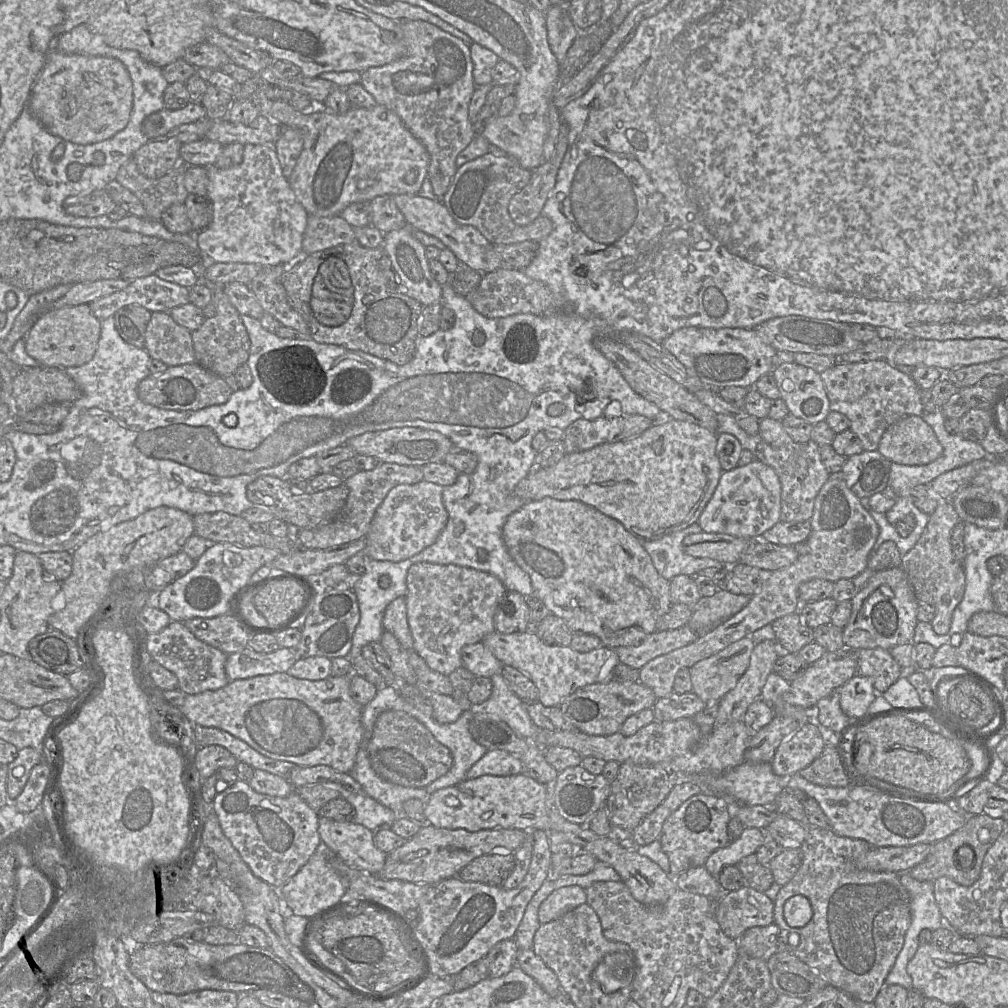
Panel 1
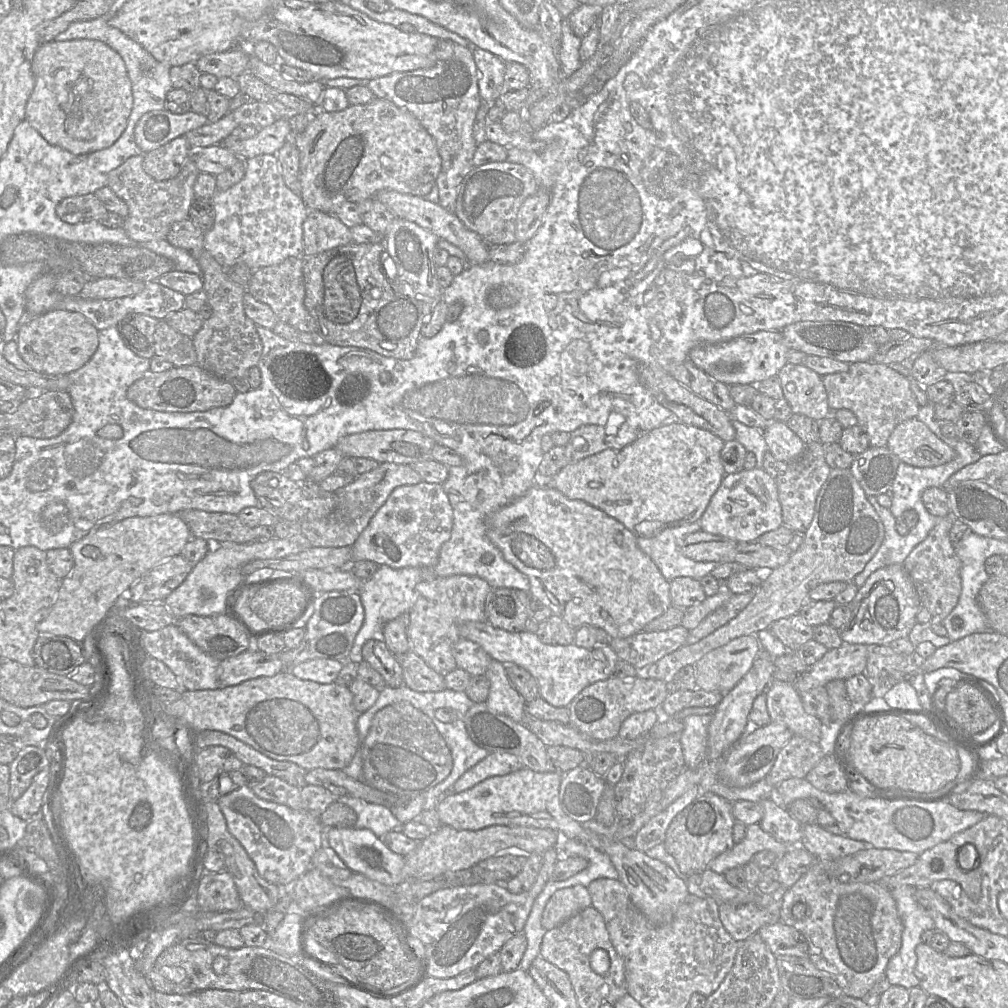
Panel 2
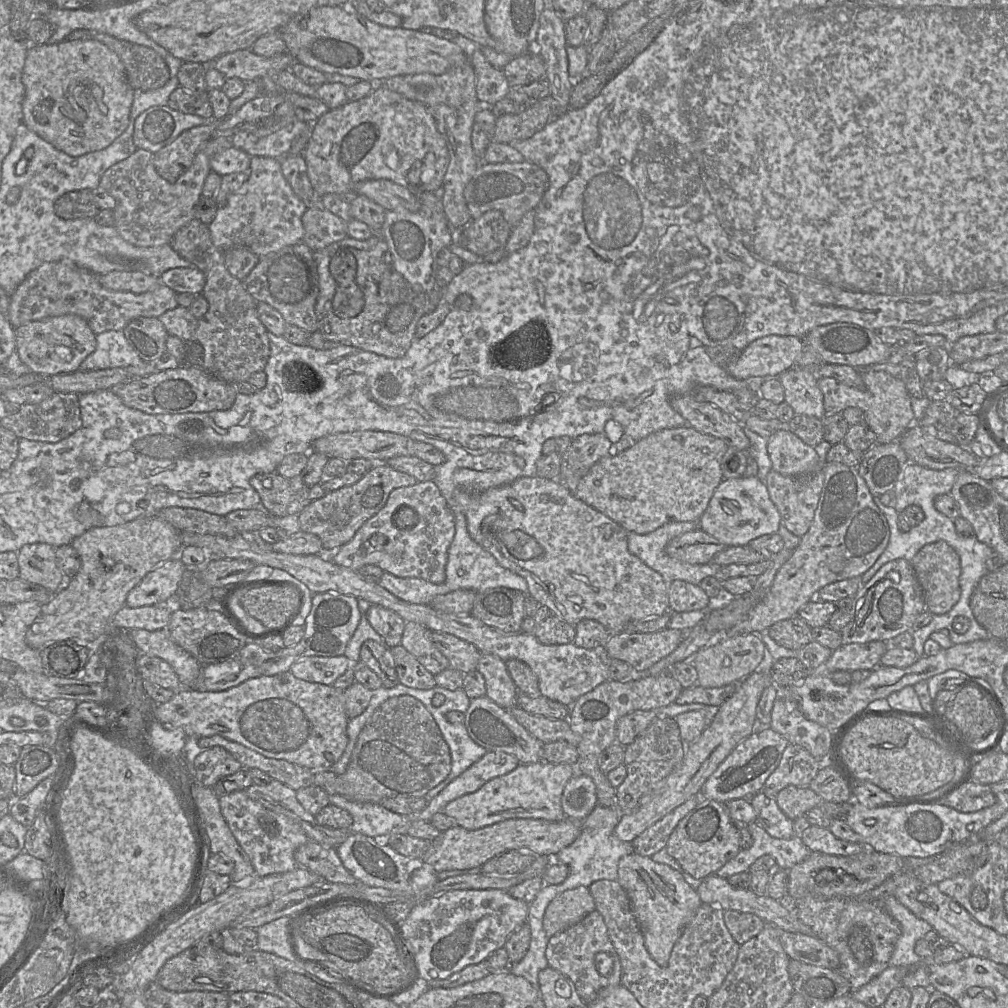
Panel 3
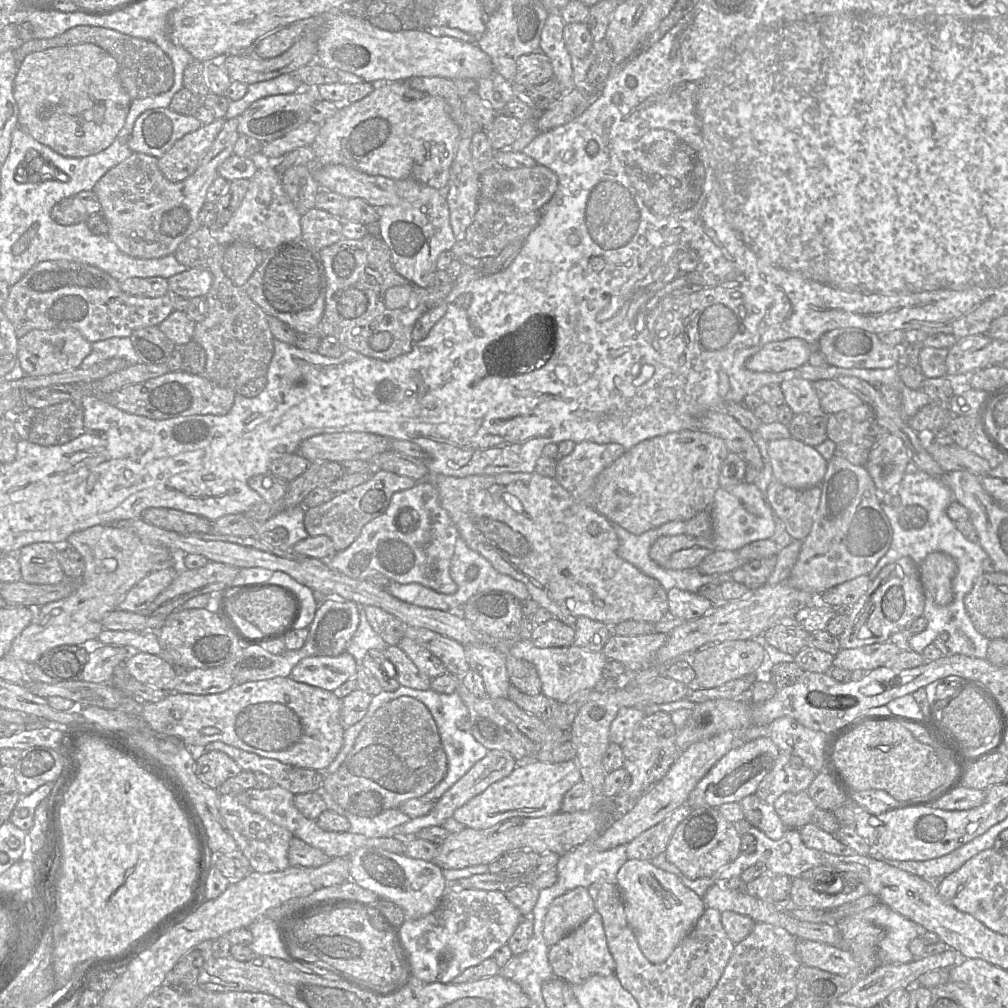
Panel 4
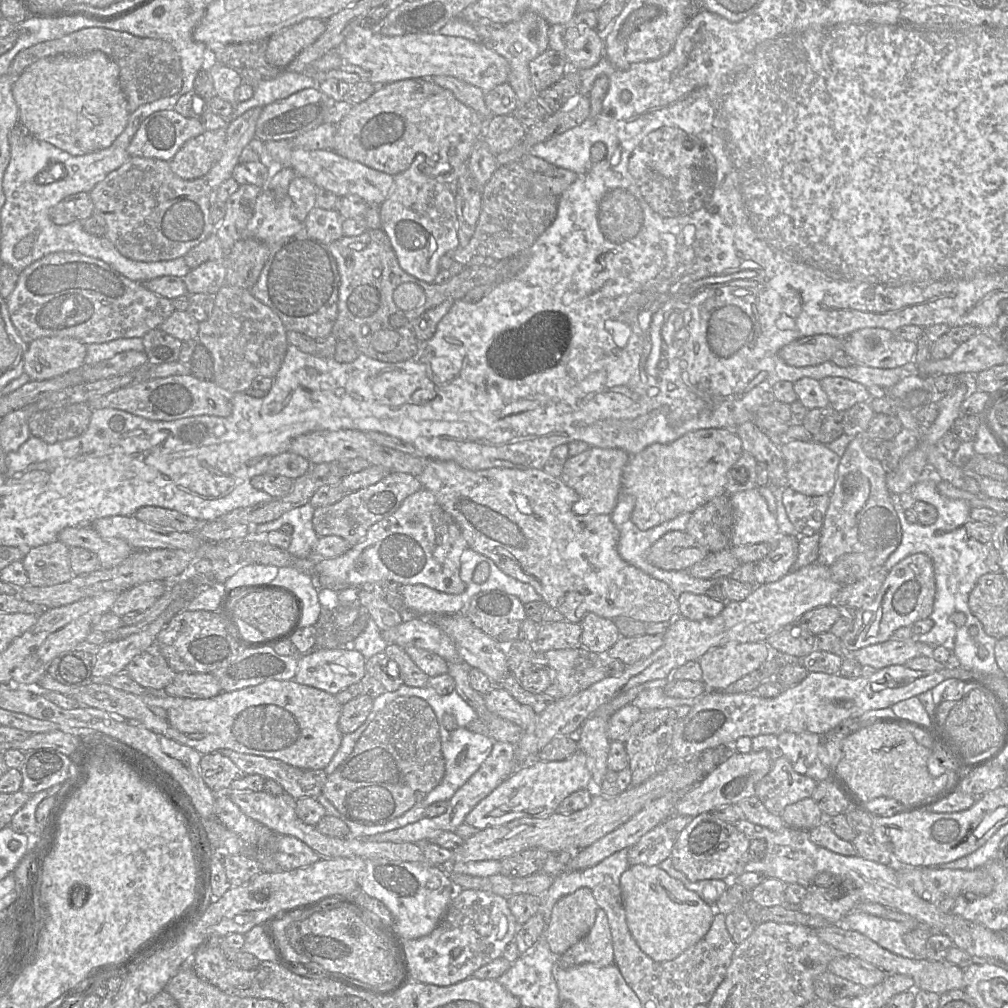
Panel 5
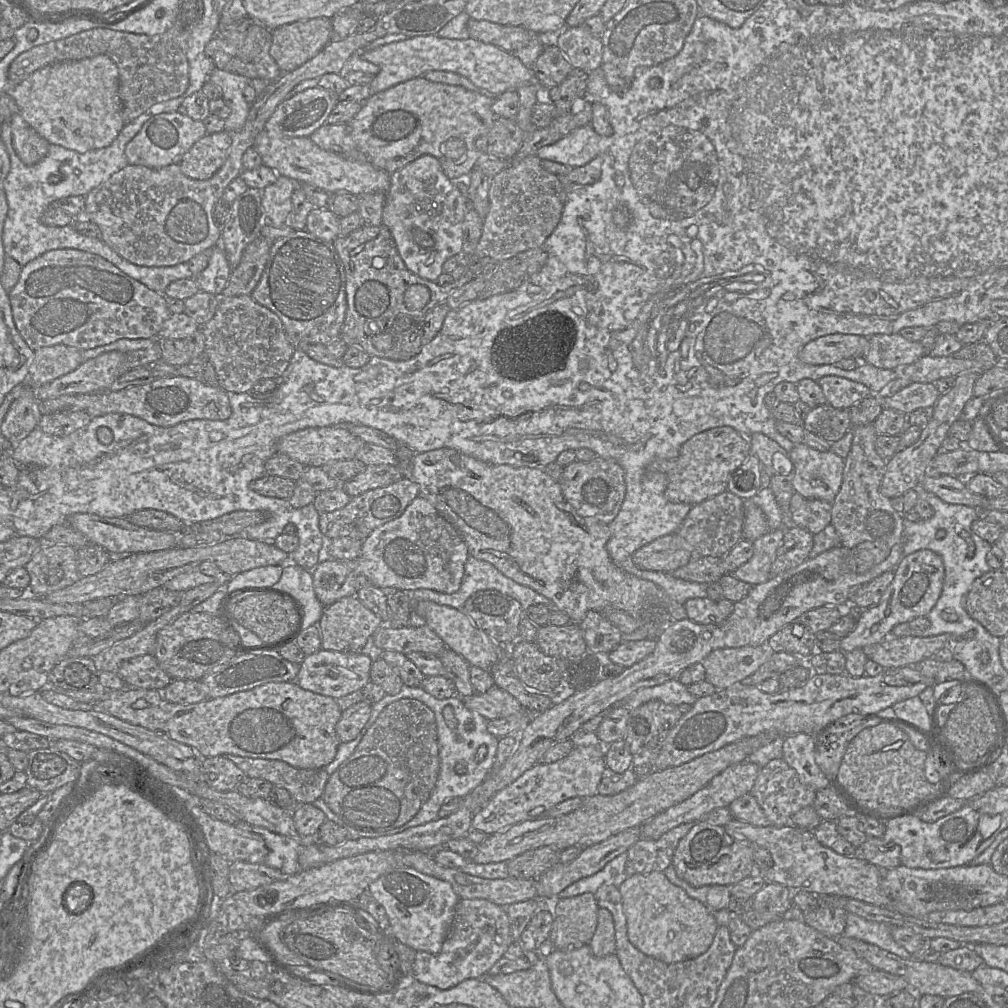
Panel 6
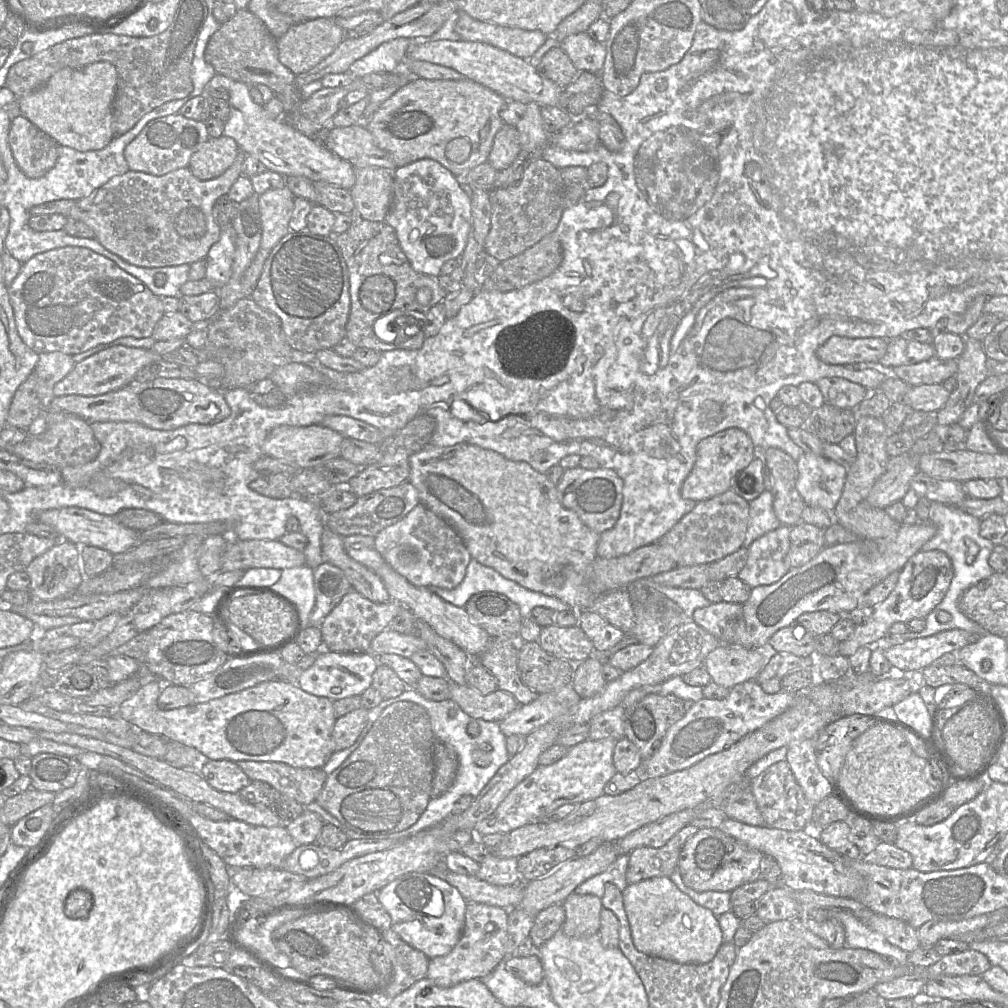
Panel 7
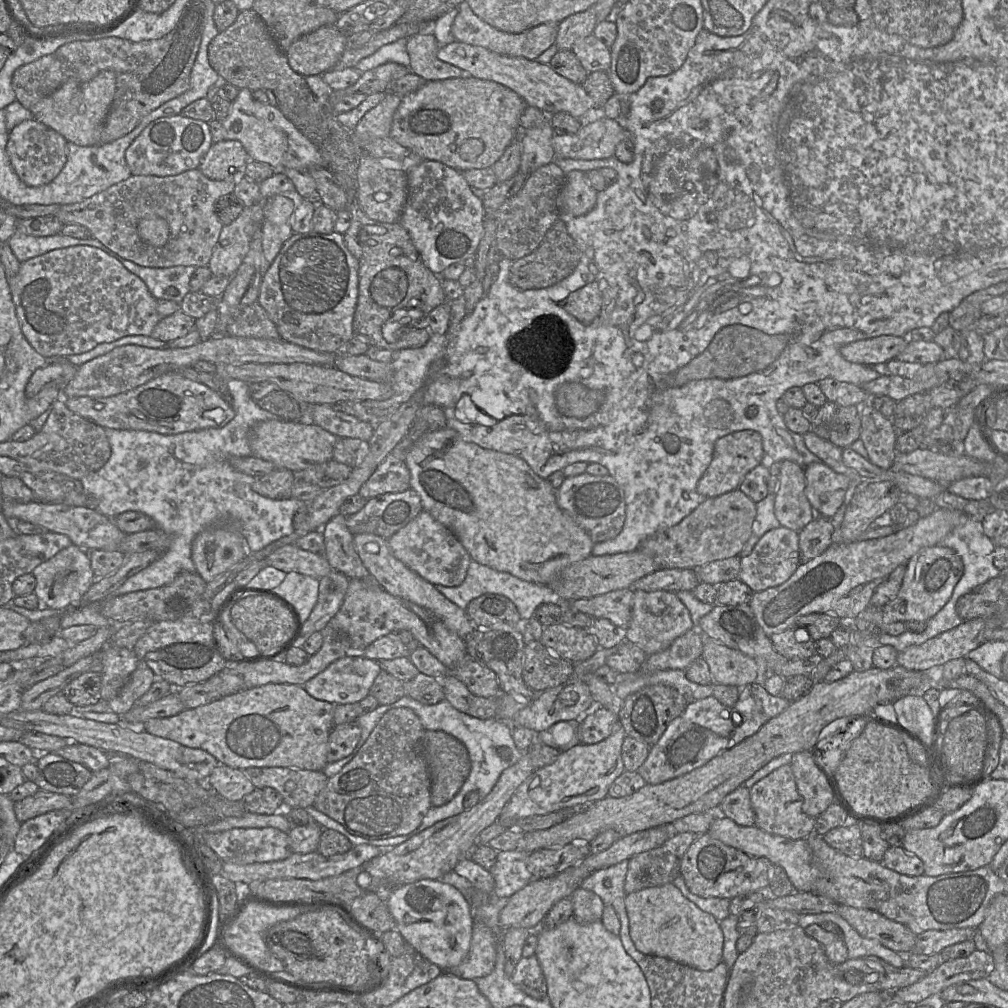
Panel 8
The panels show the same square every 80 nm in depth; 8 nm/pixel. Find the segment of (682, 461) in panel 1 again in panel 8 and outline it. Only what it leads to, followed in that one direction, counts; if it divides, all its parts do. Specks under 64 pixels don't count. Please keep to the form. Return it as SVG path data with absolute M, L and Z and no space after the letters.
M740 430L719 438L714 445L712 460L698 481L696 490L706 498L736 490L744 477L756 466L767 462L761 435L754 430Z

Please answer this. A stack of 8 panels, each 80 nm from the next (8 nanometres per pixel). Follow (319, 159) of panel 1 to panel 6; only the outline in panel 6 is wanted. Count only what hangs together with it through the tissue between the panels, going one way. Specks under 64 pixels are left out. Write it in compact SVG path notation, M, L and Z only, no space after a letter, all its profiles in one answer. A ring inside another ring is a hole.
M420 76L370 96L348 124L354 142L367 156L368 163L376 168L391 174L418 157L429 154L439 161L445 175L454 180L469 174L483 155L475 142L479 137L487 136L497 118L492 110L493 100L493 96L482 91L470 91L461 86L433 82ZM451 138L459 138L466 145L465 154L457 160L448 158L442 151L442 145Z

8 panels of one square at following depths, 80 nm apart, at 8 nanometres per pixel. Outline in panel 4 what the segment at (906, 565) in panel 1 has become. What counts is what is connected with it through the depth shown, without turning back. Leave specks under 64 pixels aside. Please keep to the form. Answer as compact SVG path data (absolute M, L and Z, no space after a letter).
M929 553L919 565L921 584L928 601L945 606L953 600L952 580L957 572L955 560L947 553Z

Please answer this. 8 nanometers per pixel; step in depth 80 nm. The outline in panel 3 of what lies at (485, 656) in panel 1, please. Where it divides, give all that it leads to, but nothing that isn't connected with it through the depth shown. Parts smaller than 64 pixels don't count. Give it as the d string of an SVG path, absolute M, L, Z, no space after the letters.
M431 632L431 641L448 659L449 668L464 674L477 670L482 653L471 643L444 632Z

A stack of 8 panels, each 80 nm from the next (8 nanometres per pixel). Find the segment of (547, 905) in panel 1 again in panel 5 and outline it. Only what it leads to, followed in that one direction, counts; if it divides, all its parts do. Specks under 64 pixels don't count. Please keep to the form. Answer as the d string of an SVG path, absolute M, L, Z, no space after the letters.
M580 888L558 900L545 929L551 952L560 956L584 938L593 927L598 910L589 888Z

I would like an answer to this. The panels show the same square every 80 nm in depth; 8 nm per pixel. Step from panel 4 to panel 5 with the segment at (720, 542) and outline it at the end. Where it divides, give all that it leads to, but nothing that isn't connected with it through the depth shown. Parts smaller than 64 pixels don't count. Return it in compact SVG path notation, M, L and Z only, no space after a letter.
M758 488L731 494L729 498L734 516L731 545L774 545L780 535L776 516L768 509Z

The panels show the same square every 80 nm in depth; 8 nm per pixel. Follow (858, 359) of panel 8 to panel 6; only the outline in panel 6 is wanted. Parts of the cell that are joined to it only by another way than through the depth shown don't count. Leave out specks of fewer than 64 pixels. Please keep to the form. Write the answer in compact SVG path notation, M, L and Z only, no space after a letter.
M829 334L808 342L799 352L801 362L810 365L835 364L842 359L864 359L869 338L848 334Z

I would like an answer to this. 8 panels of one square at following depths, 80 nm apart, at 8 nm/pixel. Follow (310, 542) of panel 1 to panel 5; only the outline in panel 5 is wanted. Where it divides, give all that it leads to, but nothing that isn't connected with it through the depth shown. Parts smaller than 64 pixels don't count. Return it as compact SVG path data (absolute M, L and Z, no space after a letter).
M391 472L373 485L345 494L334 504L315 508L313 528L319 537L340 536L354 546L365 538L373 524L392 515L405 498L421 488L423 487L418 477L407 473Z

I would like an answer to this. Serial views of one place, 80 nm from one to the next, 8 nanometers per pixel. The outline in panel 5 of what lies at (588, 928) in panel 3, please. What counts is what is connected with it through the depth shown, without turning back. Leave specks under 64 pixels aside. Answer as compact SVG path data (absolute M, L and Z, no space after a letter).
M599 909L589 933L565 953L556 956L557 966L571 967L593 964L606 967L614 964L611 932L606 913Z

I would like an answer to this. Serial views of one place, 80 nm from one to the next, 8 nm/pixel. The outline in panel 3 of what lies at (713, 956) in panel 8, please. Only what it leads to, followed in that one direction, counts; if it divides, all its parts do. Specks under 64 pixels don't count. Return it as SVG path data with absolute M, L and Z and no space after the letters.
M635 853L620 859L617 881L628 895L648 953L656 964L665 966L682 930L702 904L697 892L668 865L654 862L650 857Z

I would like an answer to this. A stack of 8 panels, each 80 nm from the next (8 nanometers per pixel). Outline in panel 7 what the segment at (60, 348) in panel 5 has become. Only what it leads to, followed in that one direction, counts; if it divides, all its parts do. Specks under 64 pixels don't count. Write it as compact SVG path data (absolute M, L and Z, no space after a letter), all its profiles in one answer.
M55 351L42 352L33 370L37 376L36 394L47 396L54 385L65 378L75 366L71 355Z

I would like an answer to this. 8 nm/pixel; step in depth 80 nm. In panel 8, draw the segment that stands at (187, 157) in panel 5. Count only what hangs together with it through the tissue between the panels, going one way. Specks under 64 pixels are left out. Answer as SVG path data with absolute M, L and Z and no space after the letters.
M222 140L213 143L202 158L198 169L211 180L234 180L245 176L250 160L247 151L237 140Z

